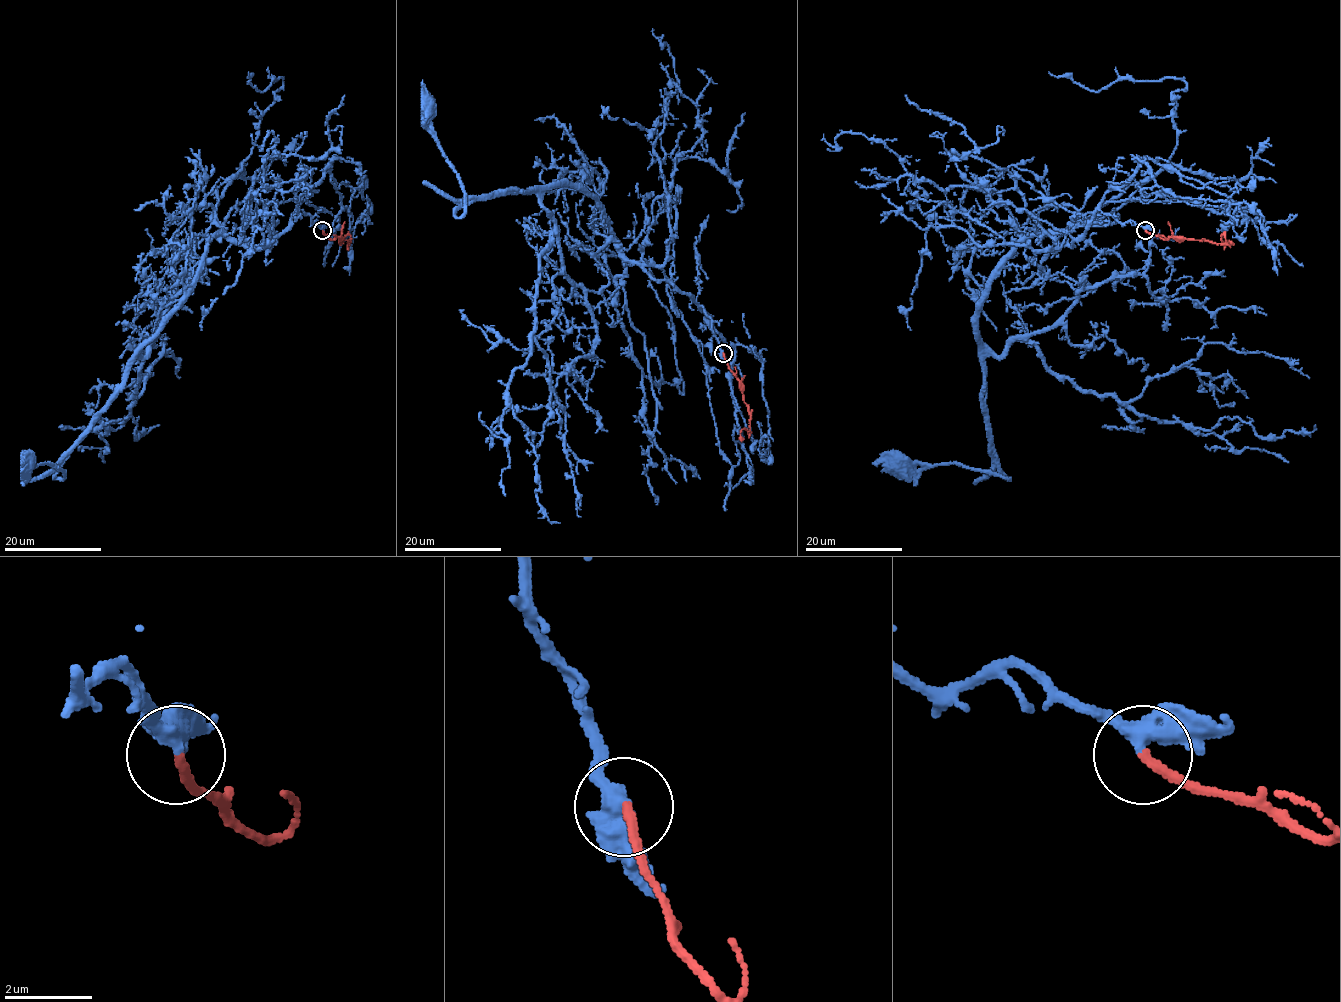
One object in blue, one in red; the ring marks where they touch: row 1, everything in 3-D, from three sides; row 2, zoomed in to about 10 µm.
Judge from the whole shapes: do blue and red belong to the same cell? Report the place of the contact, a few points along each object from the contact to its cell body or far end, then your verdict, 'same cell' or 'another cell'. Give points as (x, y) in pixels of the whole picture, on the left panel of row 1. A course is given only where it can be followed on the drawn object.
place (322, 230); course blue (322, 230), (299, 209), (268, 241), (215, 236), (185, 302), (139, 352), (63, 477), (52, 464), (27, 470); course red (322, 230), (332, 240), (337, 237), (349, 243), (350, 236), (347, 235), (341, 245); same cell

